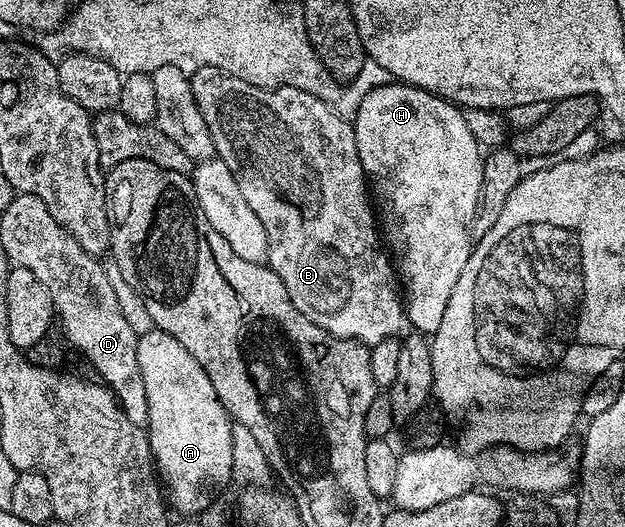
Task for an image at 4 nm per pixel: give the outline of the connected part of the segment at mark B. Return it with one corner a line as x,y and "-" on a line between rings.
204,66
190,76
192,94
196,98
198,108
204,114
204,122
208,122
208,130
212,134
214,151
217,159
232,170
236,182
240,186
240,194
244,194
244,202
252,206
252,214
260,218
264,230
268,234
268,254
266,261
270,269
284,282
284,290
288,290
288,298
304,318
316,322
328,334
339,336
345,340
358,340
361,344
372,346
381,340
397,337
404,328
404,296
400,291
400,281
391,257
384,247
379,225
376,223
376,208
368,191
368,181
360,166
360,154
356,154
356,134
354,125
349,119
336,110
332,110
320,98
312,98
304,90
295,88
257,88
216,66

